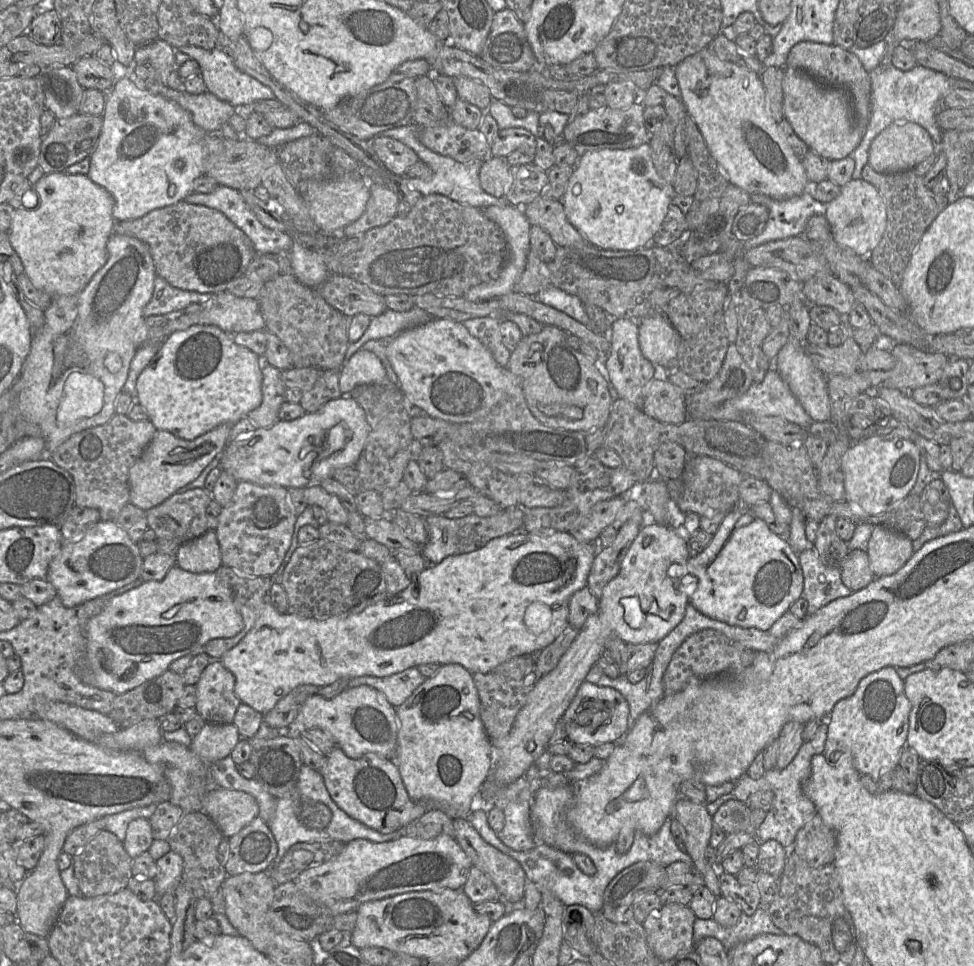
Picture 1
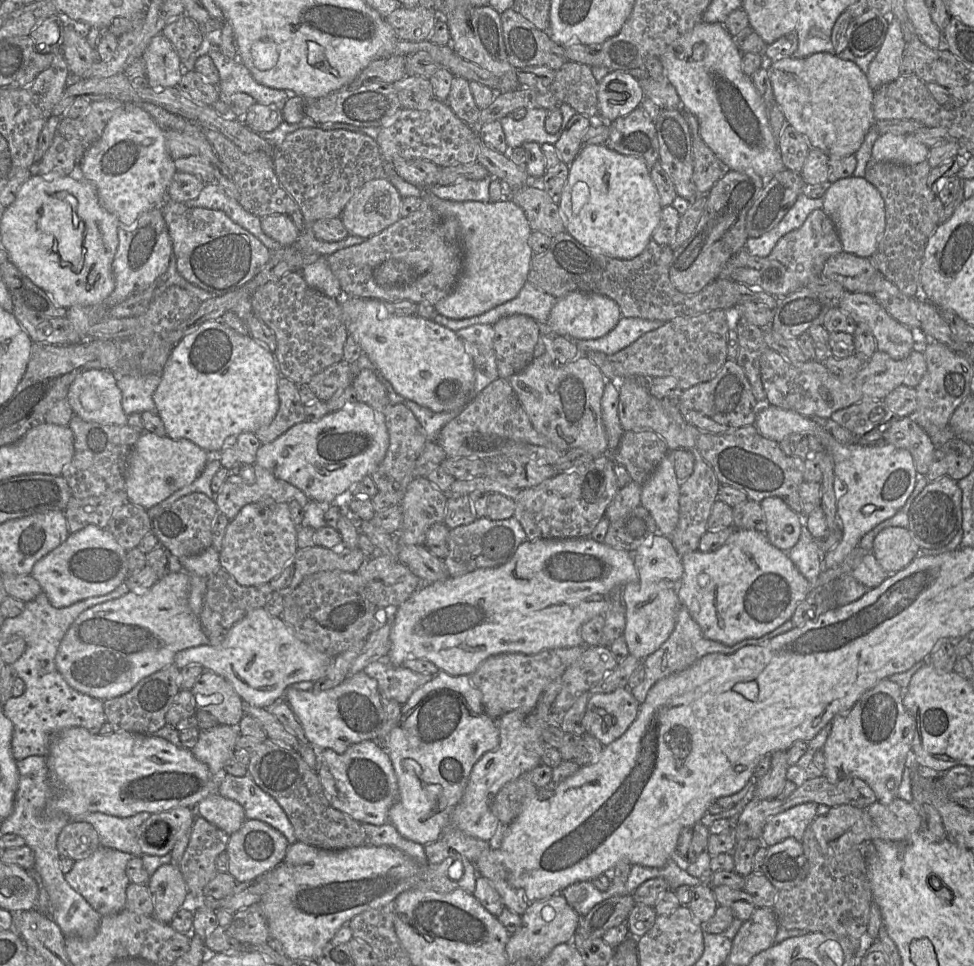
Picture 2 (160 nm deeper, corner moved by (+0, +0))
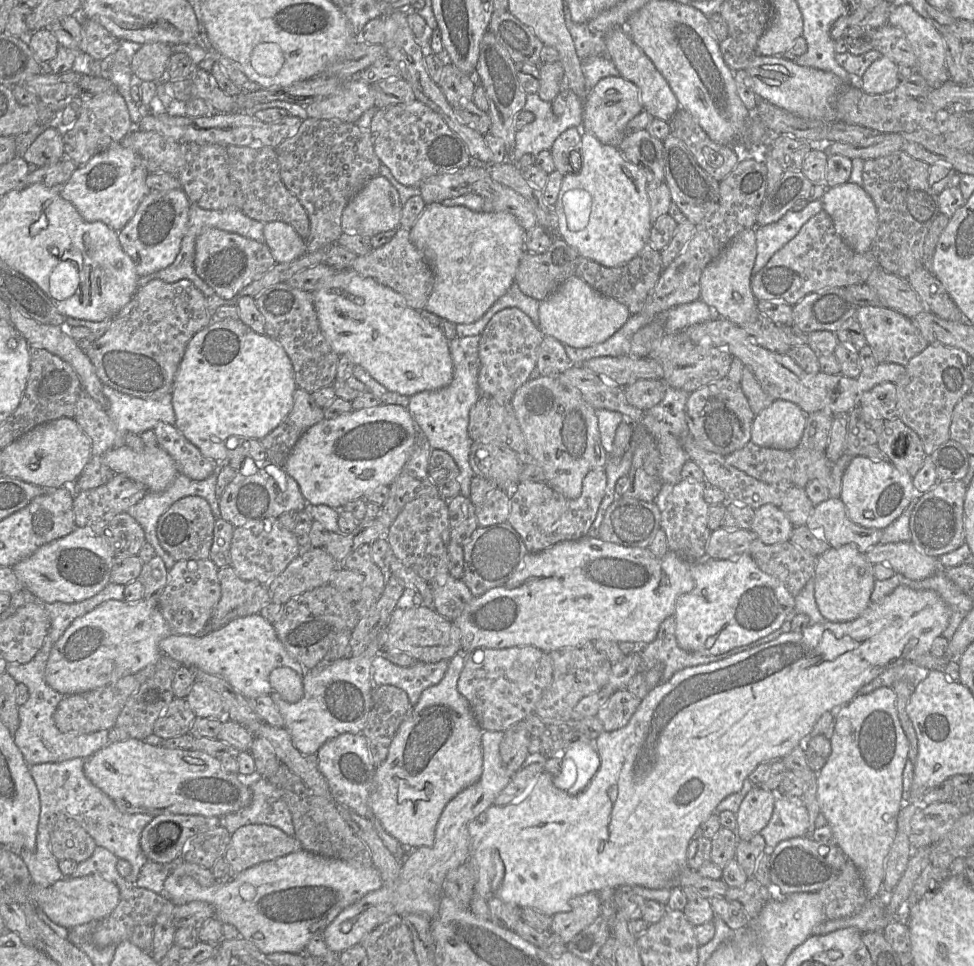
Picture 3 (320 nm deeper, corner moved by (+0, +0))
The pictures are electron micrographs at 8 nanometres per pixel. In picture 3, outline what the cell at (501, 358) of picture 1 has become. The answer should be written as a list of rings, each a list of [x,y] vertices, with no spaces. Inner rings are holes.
[[[480,335],[455,337],[449,341],[449,351],[453,362],[453,378],[449,385],[432,391],[422,391],[409,397],[408,411],[418,428],[425,434],[430,447],[447,452],[455,461],[458,469],[460,494],[470,496],[470,483],[475,476],[469,463],[472,440],[468,435],[469,412],[480,396],[478,355]]]

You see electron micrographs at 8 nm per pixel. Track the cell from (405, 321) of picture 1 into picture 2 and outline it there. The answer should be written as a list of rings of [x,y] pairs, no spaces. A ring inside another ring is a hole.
[[[527,281],[514,299],[481,315],[457,320],[437,314],[433,321],[454,332],[476,324],[494,325],[500,318],[513,314],[527,315],[537,323],[546,323],[557,300]]]

